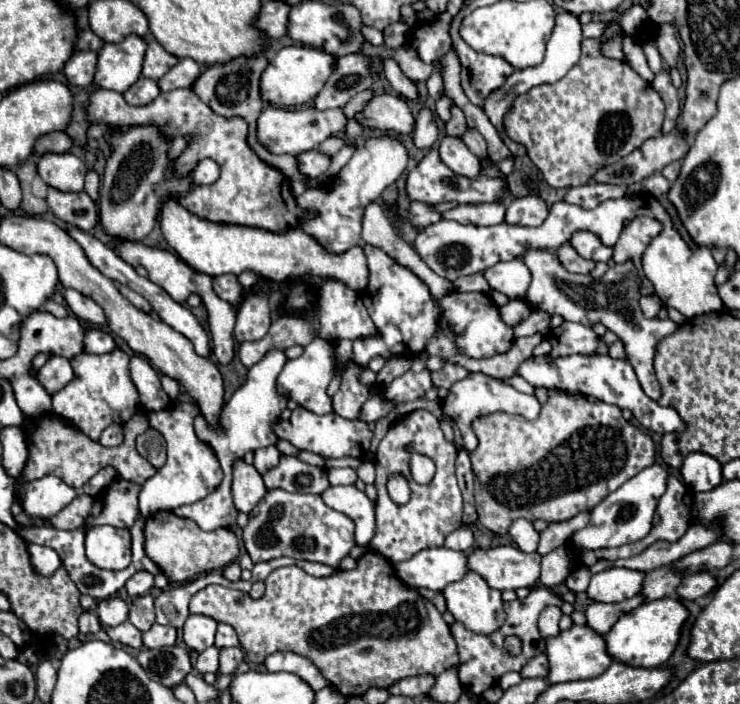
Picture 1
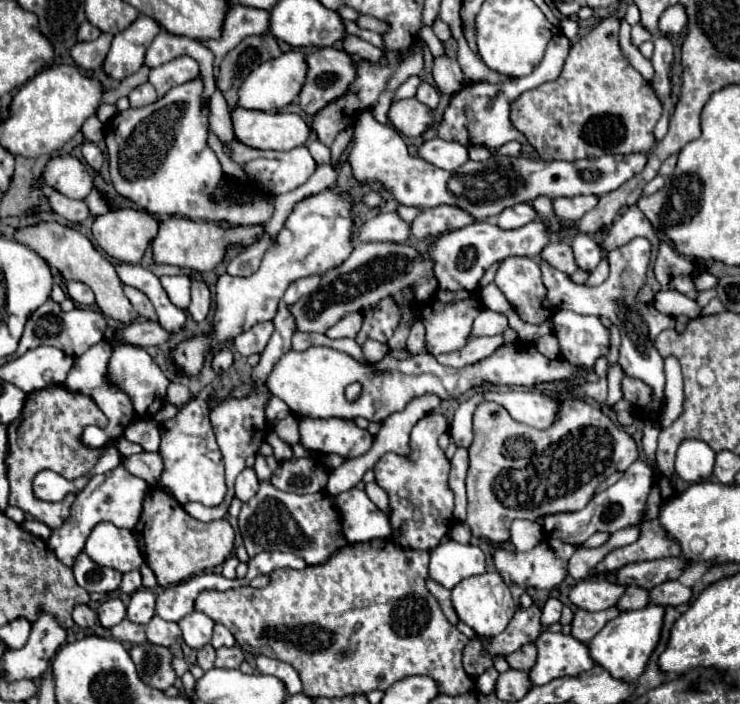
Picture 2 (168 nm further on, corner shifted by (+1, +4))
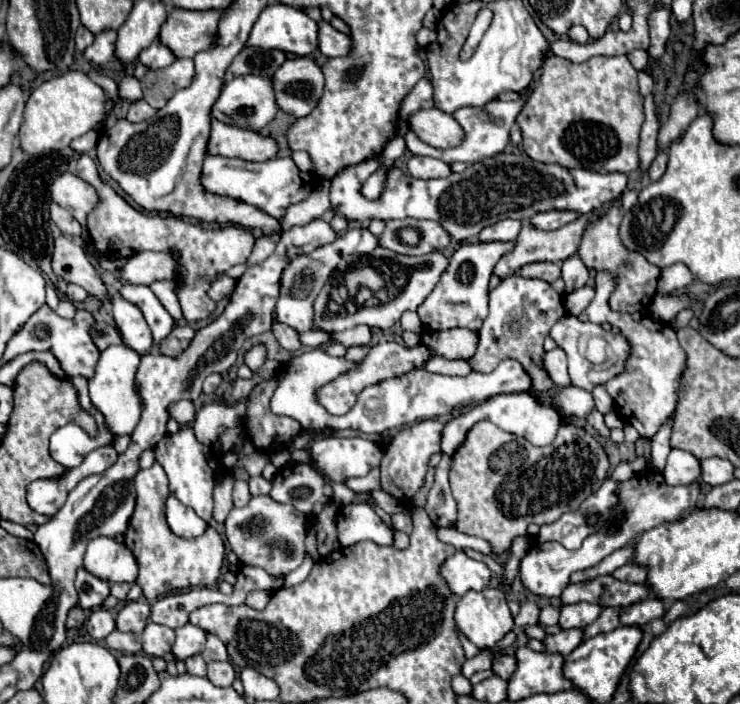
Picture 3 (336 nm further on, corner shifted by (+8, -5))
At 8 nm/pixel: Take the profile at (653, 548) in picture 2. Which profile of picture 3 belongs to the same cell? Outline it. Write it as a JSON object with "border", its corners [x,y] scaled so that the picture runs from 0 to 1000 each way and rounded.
{"border":[[[847,798],[845,804],[828,813],[828,821],[847,824],[847,827],[872,827],[874,824],[874,804],[864,804],[858,798]]]}

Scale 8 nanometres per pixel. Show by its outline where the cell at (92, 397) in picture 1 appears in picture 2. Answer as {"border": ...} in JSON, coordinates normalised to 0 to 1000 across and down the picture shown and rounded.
{"border":[[[143,482],[135,484],[132,490],[122,493],[114,504],[108,504],[108,507],[100,510],[100,518],[97,518],[97,524],[95,524],[95,530],[92,530],[89,541],[86,541],[86,550],[89,550],[89,553],[95,553],[95,555],[108,555],[108,558],[124,564],[124,567],[130,570],[130,575],[138,581],[138,587],[146,592],[146,598],[149,598],[143,609],[135,609],[135,607],[130,607],[130,604],[122,604],[122,607],[111,609],[108,629],[111,629],[114,635],[124,635],[124,638],[135,638],[135,635],[143,635],[143,632],[149,632],[151,626],[157,626],[157,621],[162,621],[162,618],[168,615],[170,604],[176,604],[178,595],[184,592],[176,564],[168,561],[168,558],[165,558],[162,553],[157,553],[154,547],[149,547],[146,538],[143,538],[143,518],[146,518],[149,504],[151,504],[151,490],[149,490],[149,484],[143,484]]]}

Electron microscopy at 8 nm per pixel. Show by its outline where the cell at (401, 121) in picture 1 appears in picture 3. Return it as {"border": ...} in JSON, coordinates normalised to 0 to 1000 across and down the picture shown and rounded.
{"border":[[[591,153],[566,156],[553,165],[553,185],[588,210],[609,210],[626,199],[626,185],[615,168]]]}

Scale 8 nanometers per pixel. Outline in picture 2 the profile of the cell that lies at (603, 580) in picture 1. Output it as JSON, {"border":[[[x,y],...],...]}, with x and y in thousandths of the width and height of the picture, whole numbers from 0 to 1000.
{"border":[[[786,822],[778,828],[770,839],[770,857],[776,857],[781,865],[789,868],[816,868],[838,851],[843,842],[843,834],[827,828],[827,825],[800,825],[800,822]]]}

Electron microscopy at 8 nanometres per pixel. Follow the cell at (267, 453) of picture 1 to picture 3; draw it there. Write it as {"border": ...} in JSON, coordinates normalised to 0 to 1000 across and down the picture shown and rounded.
{"border":[[[339,676],[339,679],[336,679],[336,696],[339,696],[342,705],[364,702],[364,696],[366,696],[366,685],[358,682],[355,676]]]}

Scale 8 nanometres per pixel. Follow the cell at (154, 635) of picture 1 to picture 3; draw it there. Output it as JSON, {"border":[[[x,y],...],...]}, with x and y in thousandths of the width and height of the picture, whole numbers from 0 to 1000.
{"border":[[[201,884],[191,901],[193,926],[199,932],[226,932],[234,920],[234,912],[236,912],[236,898],[209,884]]]}

